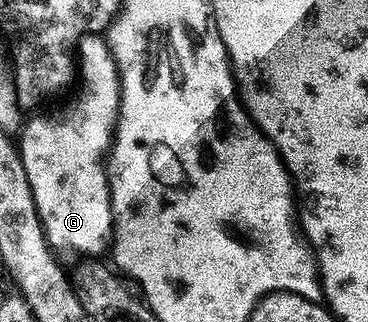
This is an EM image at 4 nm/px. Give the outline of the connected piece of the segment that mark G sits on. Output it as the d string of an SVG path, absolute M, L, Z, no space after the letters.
M89 34L80 37L78 41L78 84L80 80L80 89L76 92L76 97L69 102L65 108L60 108L57 112L52 112L49 116L36 116L33 120L28 120L24 124L24 129L18 135L18 147L22 166L26 166L26 178L30 178L30 190L34 196L34 206L36 214L40 219L40 225L44 228L44 237L48 240L53 249L65 248L68 252L81 252L88 258L100 258L100 255L109 251L110 245L114 239L112 234L112 199L110 198L110 186L108 185L108 166L107 159L112 147L112 138L116 134L116 120L120 117L120 74L116 69L116 59L112 56L108 48L108 41L103 35Z

